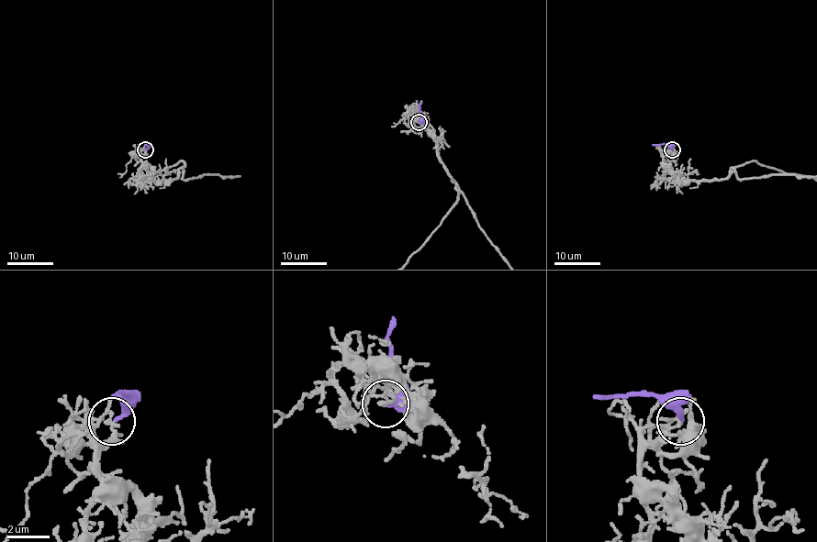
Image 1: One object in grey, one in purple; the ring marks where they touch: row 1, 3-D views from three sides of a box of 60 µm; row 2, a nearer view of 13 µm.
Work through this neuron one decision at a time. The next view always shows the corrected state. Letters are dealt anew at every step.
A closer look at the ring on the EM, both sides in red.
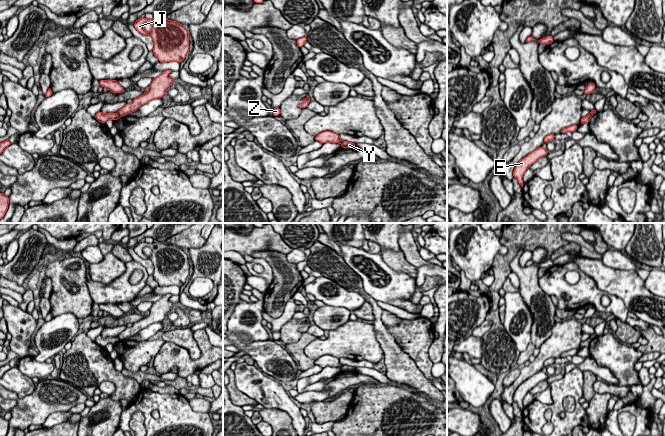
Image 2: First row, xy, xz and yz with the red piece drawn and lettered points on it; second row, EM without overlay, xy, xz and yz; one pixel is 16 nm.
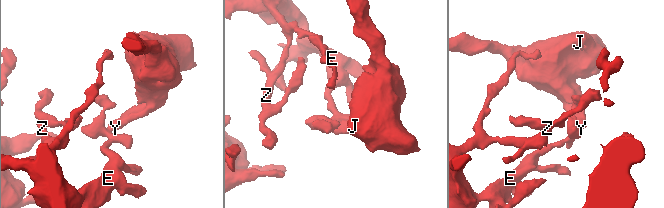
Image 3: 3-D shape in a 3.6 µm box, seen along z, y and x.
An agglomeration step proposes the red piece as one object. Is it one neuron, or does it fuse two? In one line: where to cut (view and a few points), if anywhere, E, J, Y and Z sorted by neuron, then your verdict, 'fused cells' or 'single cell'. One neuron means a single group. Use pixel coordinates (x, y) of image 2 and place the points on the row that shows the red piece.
cut in xy along (117, 113), (120, 116); E Z / J Y; fused cells

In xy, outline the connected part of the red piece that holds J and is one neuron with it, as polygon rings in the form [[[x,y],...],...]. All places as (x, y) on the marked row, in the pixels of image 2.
[[[155,16],[152,19],[140,18],[134,24],[135,29],[143,35],[150,35],[154,41],[153,53],[159,62],[181,63],[189,51],[189,33],[184,26],[176,21]]]

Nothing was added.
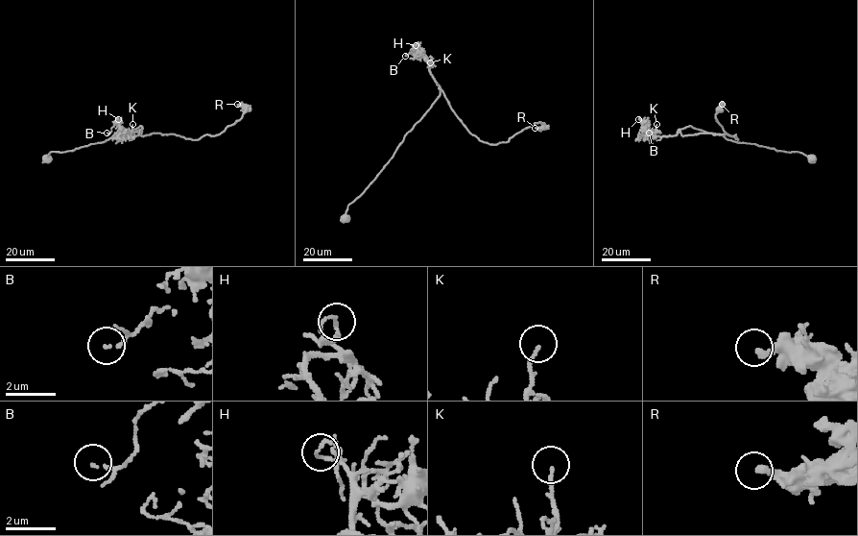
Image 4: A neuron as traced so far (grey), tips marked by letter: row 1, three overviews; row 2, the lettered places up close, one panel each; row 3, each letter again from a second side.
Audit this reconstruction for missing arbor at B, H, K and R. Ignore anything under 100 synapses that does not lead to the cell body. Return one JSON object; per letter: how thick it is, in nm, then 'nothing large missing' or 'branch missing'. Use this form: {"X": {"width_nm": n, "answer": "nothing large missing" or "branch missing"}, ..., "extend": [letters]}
{"B": {"width_nm": 120, "answer": "nothing large missing"}, "H": {"width_nm": 160, "answer": "nothing large missing"}, "K": {"width_nm": 130, "answer": "nothing large missing"}, "R": {"width_nm": 280, "answer": "nothing large missing"}, "extend": []}

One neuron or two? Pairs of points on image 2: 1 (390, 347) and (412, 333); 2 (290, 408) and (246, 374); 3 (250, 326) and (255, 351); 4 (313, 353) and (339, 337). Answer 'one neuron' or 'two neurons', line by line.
1: two neurons
2: one neuron
3: two neurons
4: one neuron

